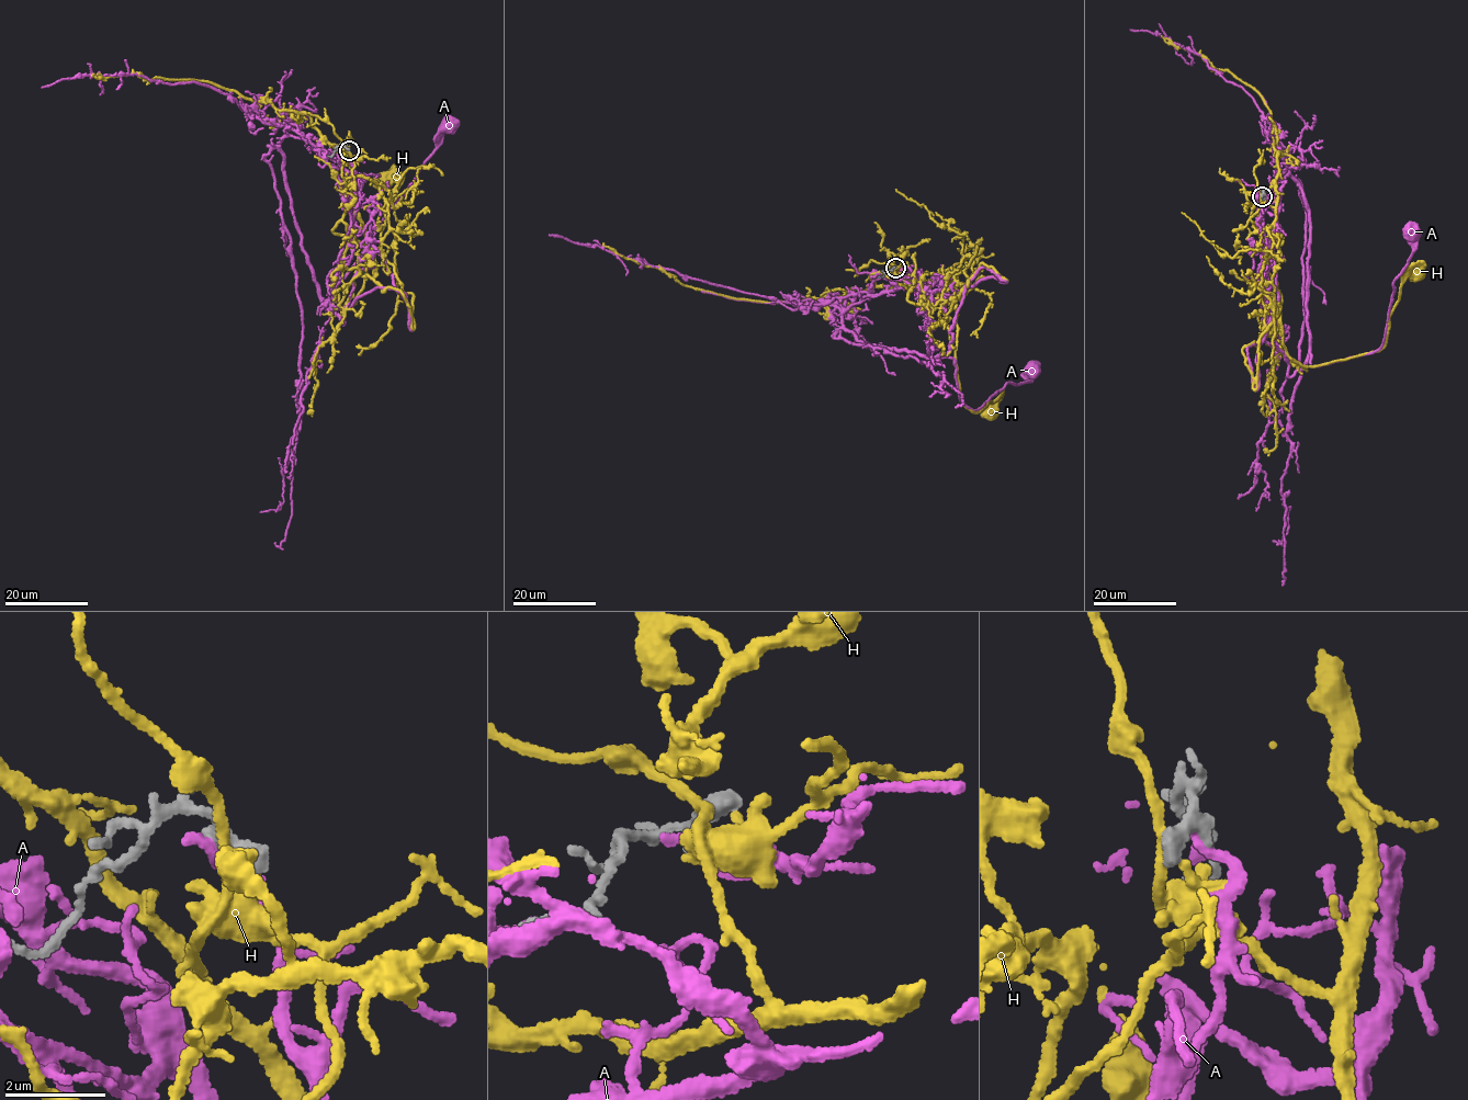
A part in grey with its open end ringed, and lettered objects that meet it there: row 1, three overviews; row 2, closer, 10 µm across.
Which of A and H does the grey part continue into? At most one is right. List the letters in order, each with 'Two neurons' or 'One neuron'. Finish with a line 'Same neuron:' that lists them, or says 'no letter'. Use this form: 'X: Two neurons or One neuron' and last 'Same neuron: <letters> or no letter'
A: Two neurons
H: Two neurons
Same neuron: no letter

